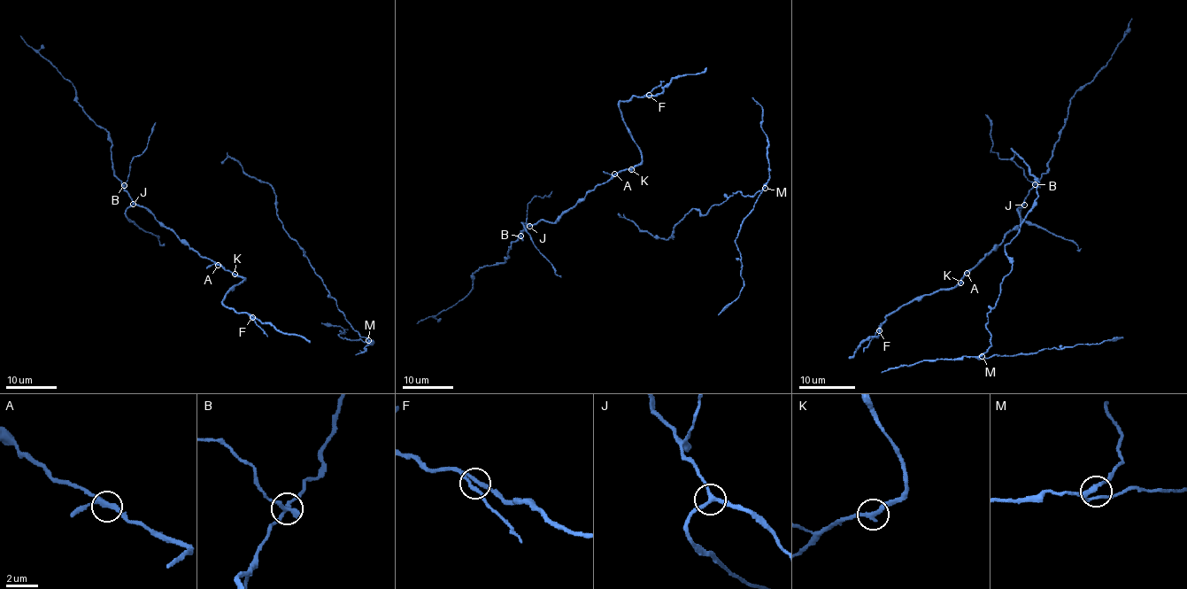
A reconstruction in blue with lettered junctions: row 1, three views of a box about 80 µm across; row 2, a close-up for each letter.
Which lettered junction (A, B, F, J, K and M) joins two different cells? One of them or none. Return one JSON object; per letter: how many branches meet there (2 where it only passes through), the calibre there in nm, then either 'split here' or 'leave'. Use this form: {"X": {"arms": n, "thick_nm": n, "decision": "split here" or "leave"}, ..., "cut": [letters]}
{"A": {"arms": 3, "thick_nm": 280, "decision": "leave"}, "B": {"arms": 3, "thick_nm": 280, "decision": "split here"}, "F": {"arms": 3, "thick_nm": 220, "decision": "leave"}, "J": {"arms": 3, "thick_nm": 280, "decision": "leave"}, "K": {"arms": 2, "thick_nm": 320, "decision": "leave"}, "M": {"arms": 3, "thick_nm": 240, "decision": "leave"}, "cut": ["B"]}

